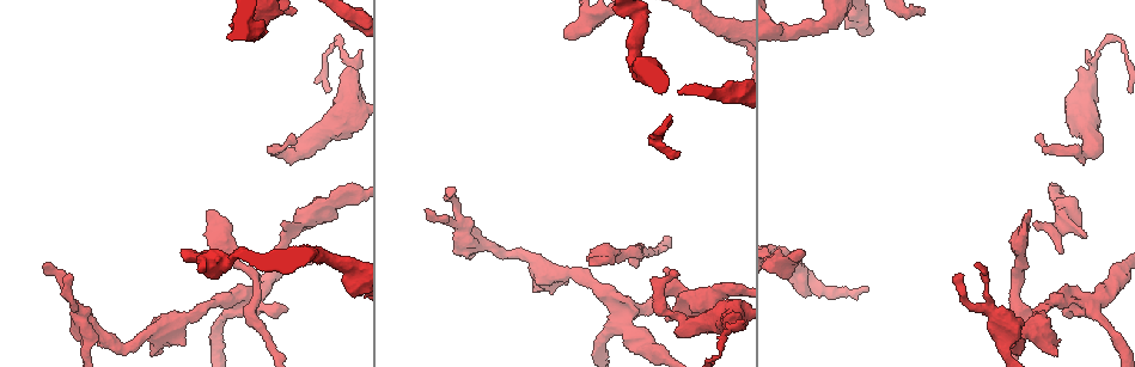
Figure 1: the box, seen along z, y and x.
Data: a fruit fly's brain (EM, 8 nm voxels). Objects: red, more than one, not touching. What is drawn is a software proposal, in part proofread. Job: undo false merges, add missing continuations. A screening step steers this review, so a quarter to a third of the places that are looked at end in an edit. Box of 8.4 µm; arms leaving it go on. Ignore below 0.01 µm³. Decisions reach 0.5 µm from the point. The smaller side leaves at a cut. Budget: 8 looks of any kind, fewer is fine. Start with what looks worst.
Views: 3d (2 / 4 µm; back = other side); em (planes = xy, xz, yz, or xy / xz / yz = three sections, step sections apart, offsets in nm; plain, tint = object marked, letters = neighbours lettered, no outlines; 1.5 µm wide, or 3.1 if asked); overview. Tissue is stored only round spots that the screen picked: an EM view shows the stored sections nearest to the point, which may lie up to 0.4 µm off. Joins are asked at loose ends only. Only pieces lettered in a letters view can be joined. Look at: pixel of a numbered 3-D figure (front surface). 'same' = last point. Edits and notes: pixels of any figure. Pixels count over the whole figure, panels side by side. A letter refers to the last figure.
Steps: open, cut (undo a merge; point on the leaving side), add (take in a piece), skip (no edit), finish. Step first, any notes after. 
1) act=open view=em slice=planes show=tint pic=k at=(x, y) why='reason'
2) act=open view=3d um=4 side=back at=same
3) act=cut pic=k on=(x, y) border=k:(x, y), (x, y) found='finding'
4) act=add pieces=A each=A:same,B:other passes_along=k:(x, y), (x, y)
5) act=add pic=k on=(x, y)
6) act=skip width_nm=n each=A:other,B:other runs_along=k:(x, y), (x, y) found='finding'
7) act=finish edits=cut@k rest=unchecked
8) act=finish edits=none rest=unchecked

act=open view=em slice=planes show=letters pic=1 at=(1029, 210) why='branch stops here'

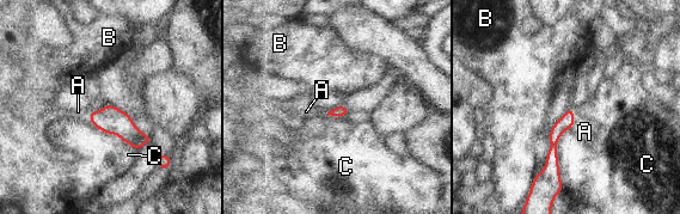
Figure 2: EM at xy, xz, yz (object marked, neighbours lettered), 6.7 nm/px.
act=add pic=2 on=(584, 132) each=A:same,B:other,C:other passes_along=2:(567, 121), (570, 127), (584, 132) found='the neuron continues'

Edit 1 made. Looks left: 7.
act=open view=em slice=planes show=plain pic=1 at=(693, 328) why='thick turns thin'

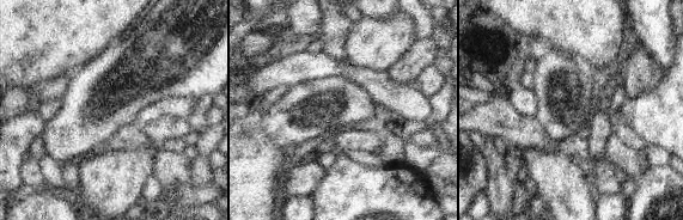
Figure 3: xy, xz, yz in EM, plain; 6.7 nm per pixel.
act=open view=em slice=planes show=tint at=same

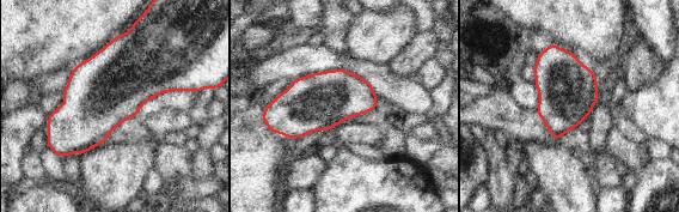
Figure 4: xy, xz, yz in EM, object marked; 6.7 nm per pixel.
act=open view=em slice=planes show=letters at=same

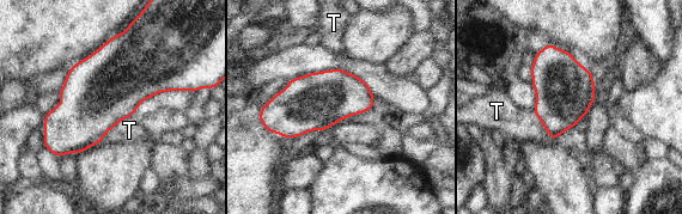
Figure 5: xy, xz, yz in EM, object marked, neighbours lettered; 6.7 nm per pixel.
act=skip width_nm=380 each=T:other found='continuous, no second neuron'

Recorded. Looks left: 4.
act=finish edits=add@2 rest=unchecked

